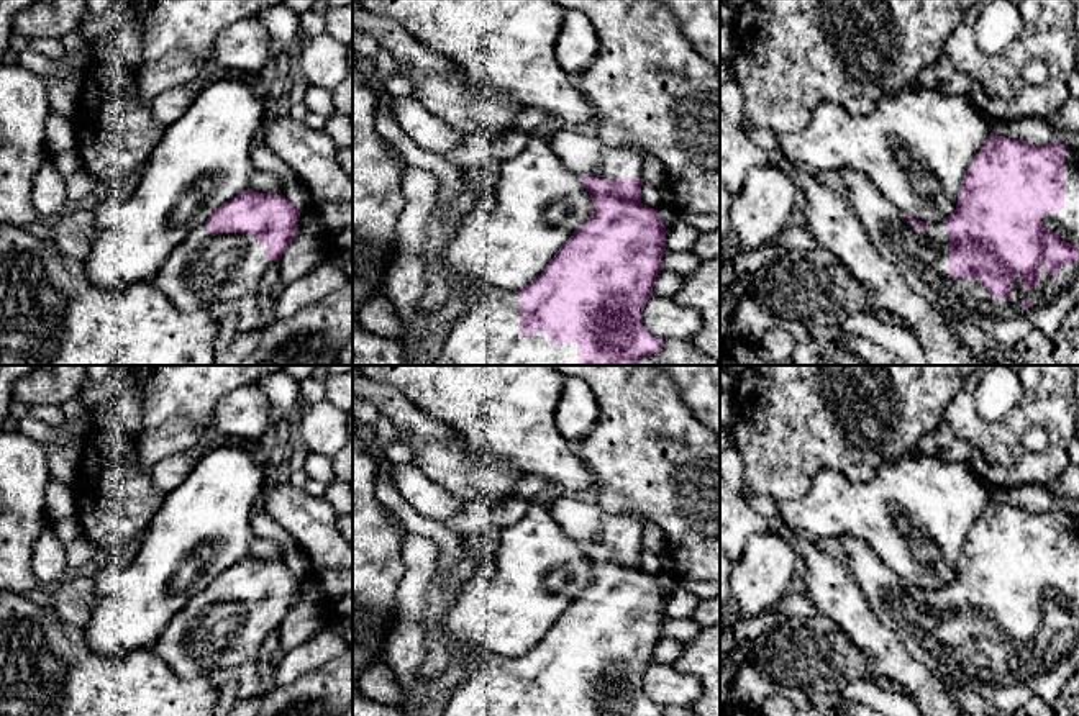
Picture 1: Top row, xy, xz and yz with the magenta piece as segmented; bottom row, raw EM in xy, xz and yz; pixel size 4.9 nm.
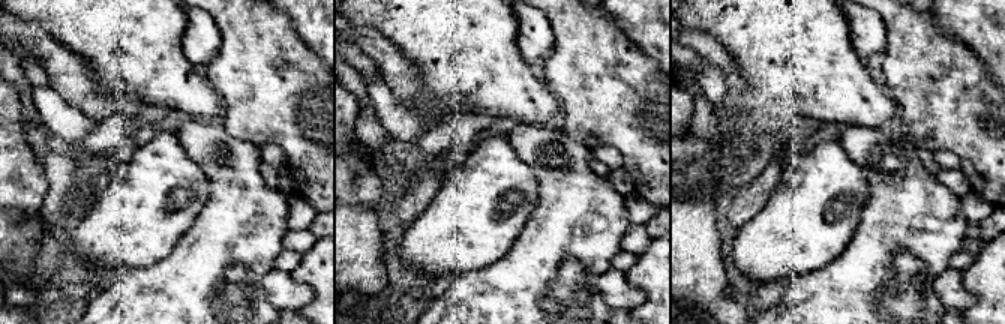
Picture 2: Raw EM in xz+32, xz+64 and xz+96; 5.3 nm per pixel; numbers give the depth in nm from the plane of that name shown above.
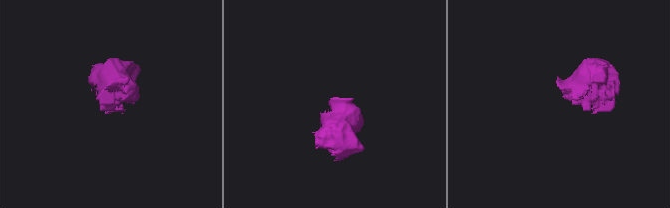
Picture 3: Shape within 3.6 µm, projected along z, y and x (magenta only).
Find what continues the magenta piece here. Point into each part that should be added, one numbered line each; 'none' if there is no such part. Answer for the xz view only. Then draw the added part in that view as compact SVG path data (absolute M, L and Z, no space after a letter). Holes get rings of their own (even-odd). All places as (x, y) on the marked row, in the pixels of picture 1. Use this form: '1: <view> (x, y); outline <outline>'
1: xz (489, 333); outline M484 288L474 297L469 311L456 321L431 365L579 365L577 359L576 342L549 342L543 329L521 336L518 293Z

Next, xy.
1: xy (204, 269); outline M203 223L171 252L151 282L184 313L210 308L215 301L241 300L257 293L261 279L272 265L266 249L267 244L256 241L251 233L210 236L208 224Z

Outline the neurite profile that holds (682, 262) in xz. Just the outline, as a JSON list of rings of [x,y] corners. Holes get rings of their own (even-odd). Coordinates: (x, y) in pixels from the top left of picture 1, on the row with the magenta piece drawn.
[[[666,251],[661,259],[661,265],[664,270],[676,272],[682,277],[692,272],[699,264],[700,261],[695,257],[692,251]]]

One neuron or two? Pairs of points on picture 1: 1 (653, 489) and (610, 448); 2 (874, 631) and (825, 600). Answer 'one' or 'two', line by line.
1: one
2: one

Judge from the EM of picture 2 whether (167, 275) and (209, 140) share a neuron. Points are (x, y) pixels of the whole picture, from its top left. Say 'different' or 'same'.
same

